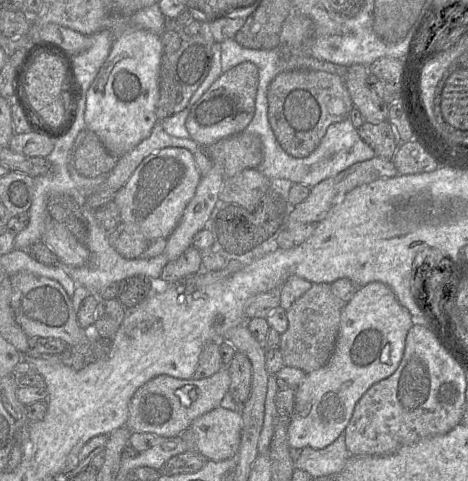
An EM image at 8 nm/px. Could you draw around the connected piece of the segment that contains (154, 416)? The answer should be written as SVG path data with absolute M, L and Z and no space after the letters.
M227 367L204 379L178 379L160 375L140 387L129 402L126 426L131 433L151 433L162 437L180 436L192 422L221 406L224 395L229 391L231 378Z

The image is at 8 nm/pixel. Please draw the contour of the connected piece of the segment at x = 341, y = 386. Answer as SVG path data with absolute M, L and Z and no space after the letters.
M370 282L357 289L345 303L334 352L329 361L311 375L319 377L316 387L311 391L309 407L303 409L301 416L293 413L287 426L288 445L299 451L310 447L322 449L333 443L345 431L355 406L362 396L376 383L390 377L398 368L405 349L407 334L414 325L410 312L397 300L392 289L381 282Z

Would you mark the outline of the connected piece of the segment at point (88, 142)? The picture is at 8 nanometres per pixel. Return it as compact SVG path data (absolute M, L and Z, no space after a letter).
M85 129L77 136L72 154L73 166L85 177L110 173L118 157L110 153L93 132Z

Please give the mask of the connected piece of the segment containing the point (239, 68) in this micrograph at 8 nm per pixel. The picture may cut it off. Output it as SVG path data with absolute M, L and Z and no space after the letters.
M242 62L223 72L190 108L185 125L198 145L211 146L219 140L245 132L255 113L255 98L259 82L258 68Z

